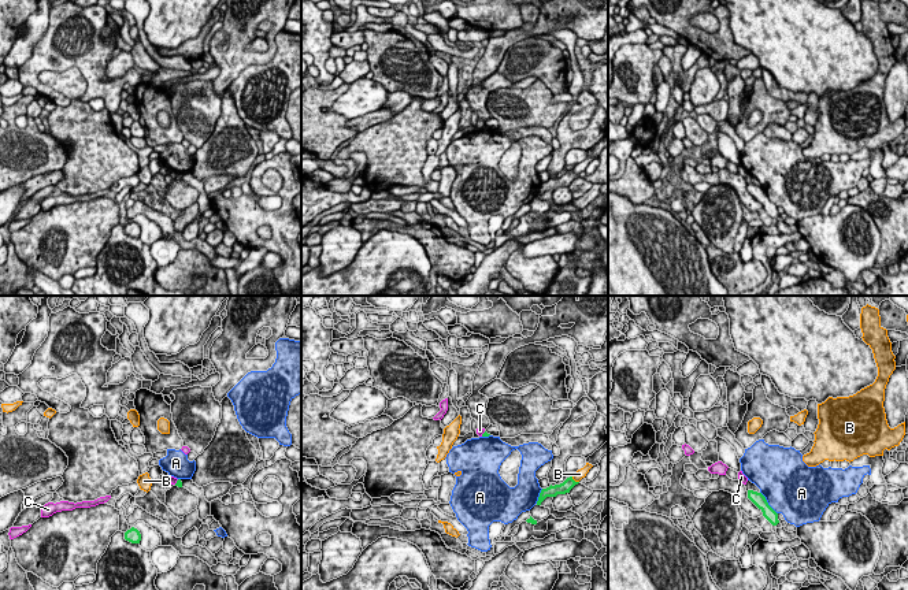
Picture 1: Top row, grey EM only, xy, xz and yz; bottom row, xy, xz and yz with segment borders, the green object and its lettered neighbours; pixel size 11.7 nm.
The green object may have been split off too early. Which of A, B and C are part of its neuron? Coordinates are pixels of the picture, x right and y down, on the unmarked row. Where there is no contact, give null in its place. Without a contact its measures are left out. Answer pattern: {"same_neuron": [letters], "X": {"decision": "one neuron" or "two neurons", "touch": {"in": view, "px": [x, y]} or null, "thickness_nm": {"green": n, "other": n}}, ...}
{"same_neuron": [], "A": {"decision": "two neurons", "touch": {"in": "yz", "px": [767, 196]}, "thickness_nm": {"green": 160, "other": 480}}, "B": {"decision": "two neurons", "touch": {"in": "xz", "px": [574, 174]}, "thickness_nm": {"green": 140, "other": 120}}, "C": {"decision": "two neurons", "touch": {"in": "xy", "px": [177, 175]}, "thickness_nm": {"green": 70, "other": 70}}}

